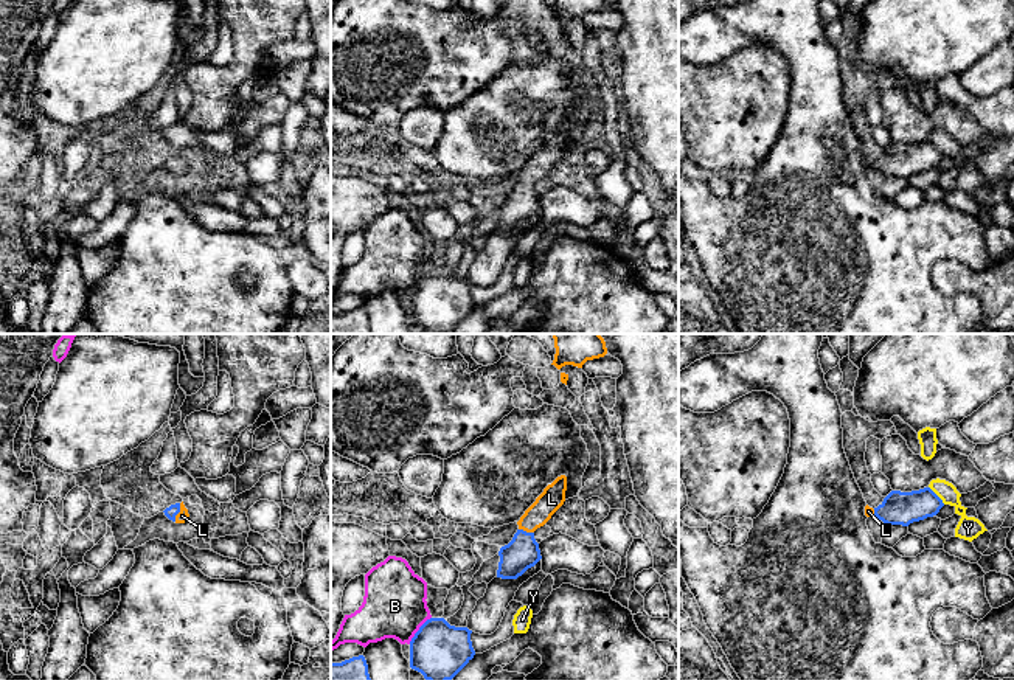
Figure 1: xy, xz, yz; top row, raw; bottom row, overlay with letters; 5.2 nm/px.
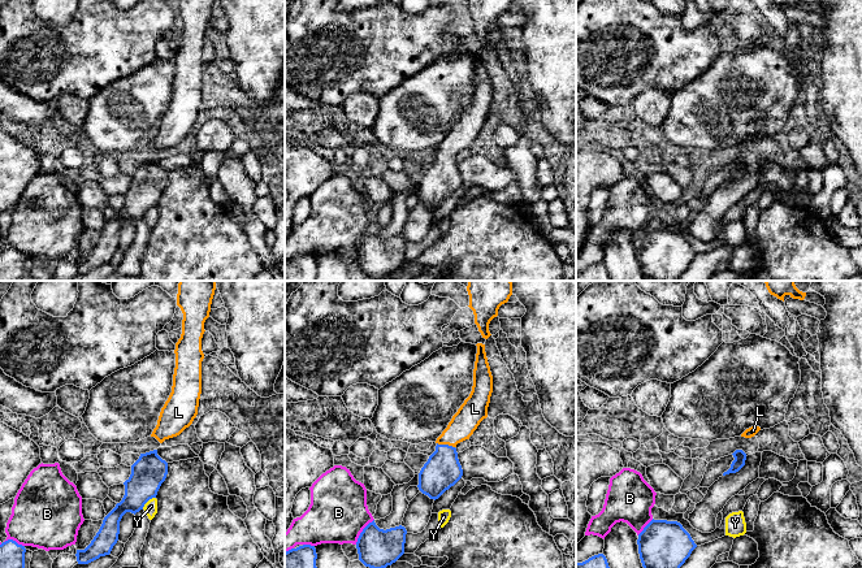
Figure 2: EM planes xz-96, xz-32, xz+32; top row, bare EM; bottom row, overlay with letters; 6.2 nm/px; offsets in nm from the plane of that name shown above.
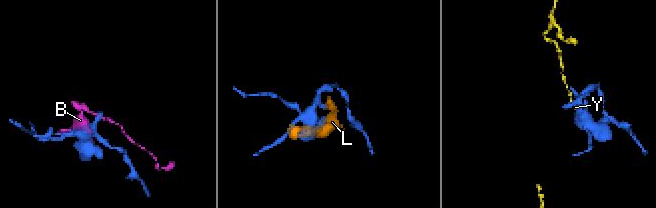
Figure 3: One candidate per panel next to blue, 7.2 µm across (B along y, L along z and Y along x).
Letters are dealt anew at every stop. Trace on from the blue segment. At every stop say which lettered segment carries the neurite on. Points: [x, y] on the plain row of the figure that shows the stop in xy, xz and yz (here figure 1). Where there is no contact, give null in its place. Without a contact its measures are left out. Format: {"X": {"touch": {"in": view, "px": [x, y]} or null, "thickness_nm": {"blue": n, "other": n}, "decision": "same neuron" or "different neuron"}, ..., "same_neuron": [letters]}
{"B": {"touch": {"in": "xz", "px": [418, 283]}, "thickness_nm": {"blue": 300, "other": 320}, "decision": "different neuron"}, "L": {"touch": {"in": "xy", "px": [179, 163]}, "thickness_nm": {"blue": 60, "other": 60}, "decision": "same neuron"}, "Y": {"touch": {"in": "yz", "px": [937, 148]}, "thickness_nm": {"blue": 180, "other": 120}, "decision": "different neuron"}, "same_neuron": ["L"]}

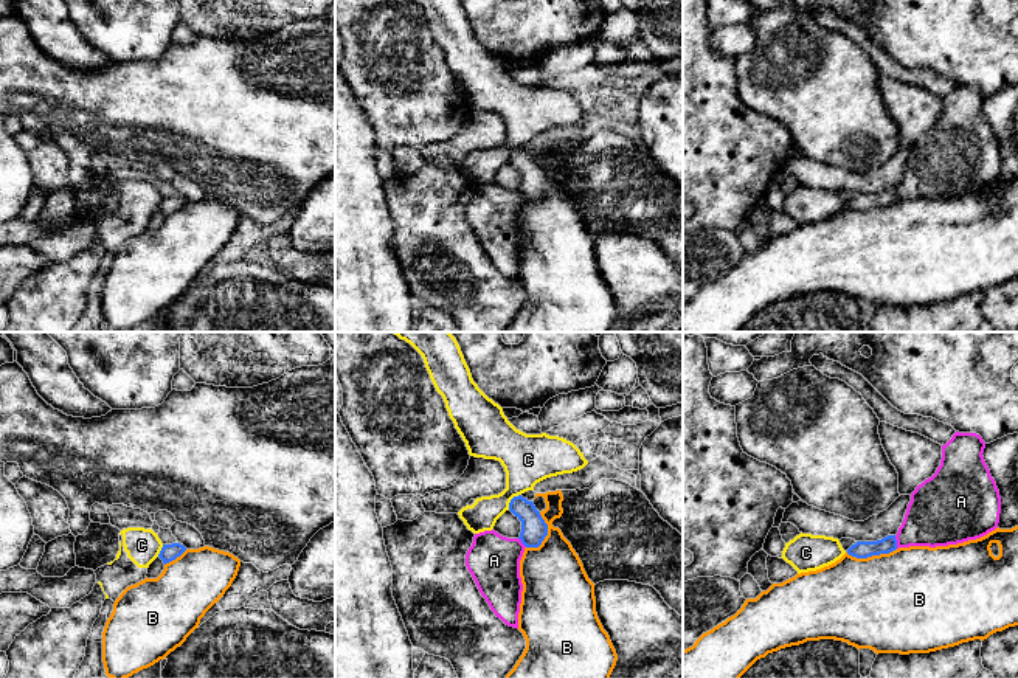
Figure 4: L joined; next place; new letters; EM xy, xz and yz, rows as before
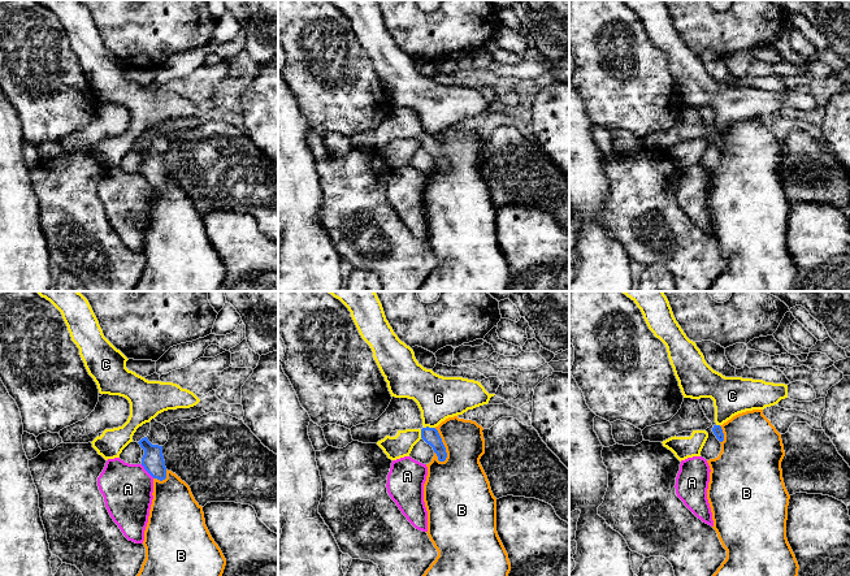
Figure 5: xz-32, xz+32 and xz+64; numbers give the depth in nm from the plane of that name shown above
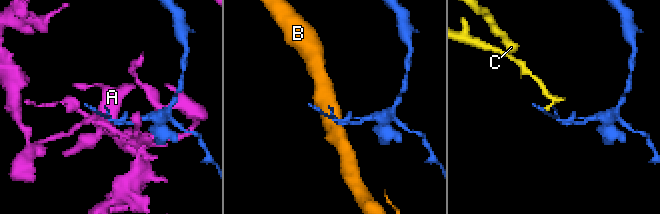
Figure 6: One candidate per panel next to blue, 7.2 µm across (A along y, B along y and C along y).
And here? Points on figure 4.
{"A": {"touch": {"in": "yz", "px": [896, 194]}, "thickness_nm": {"blue": 100, "other": 320}, "decision": "different neuron"}, "B": {"touch": {"in": "yz", "px": [871, 208]}, "thickness_nm": {"blue": 100, "other": 500}, "decision": "different neuron"}, "C": {"touch": {"in": "xz", "px": [511, 152]}, "thickness_nm": {"blue": 140, "other": 260}, "decision": "different neuron"}, "same_neuron": []}

